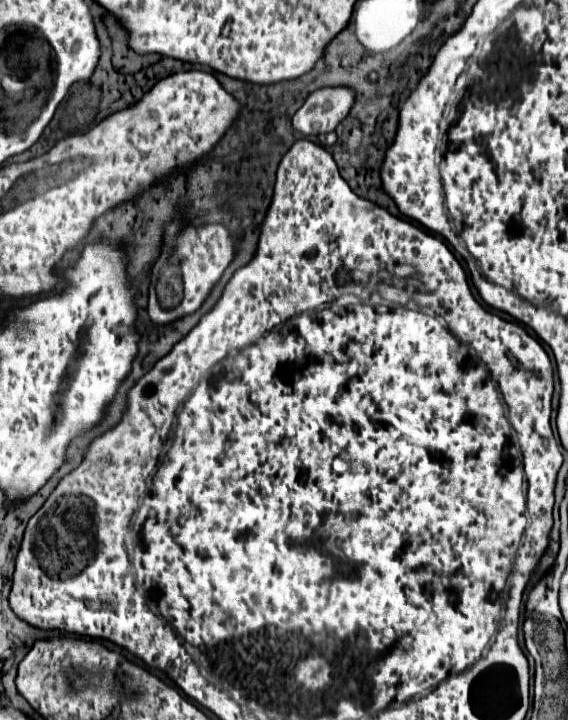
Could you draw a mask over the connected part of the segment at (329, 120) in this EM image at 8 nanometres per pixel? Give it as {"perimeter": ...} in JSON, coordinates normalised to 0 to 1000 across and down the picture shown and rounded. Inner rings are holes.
{"perimeter":[[[560,122],[518,158],[514,175],[542,189],[585,183],[613,161],[620,144],[623,128],[616,122]]]}

